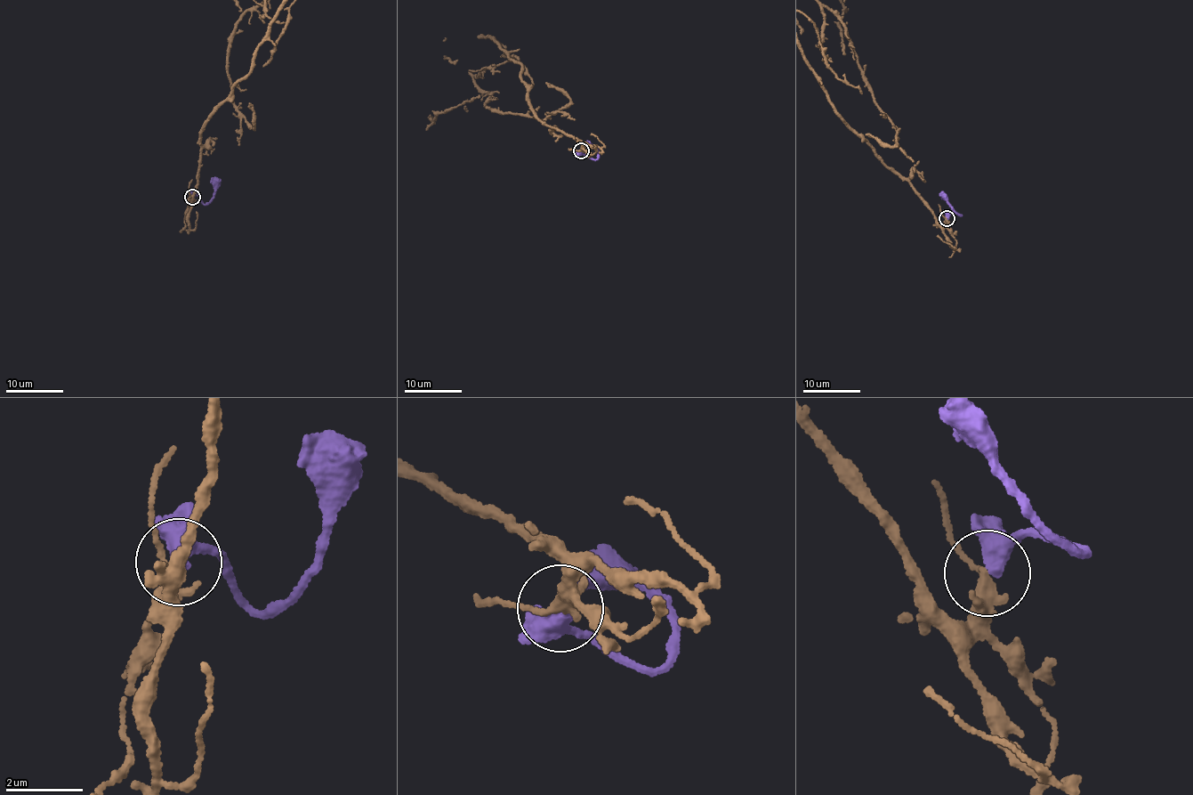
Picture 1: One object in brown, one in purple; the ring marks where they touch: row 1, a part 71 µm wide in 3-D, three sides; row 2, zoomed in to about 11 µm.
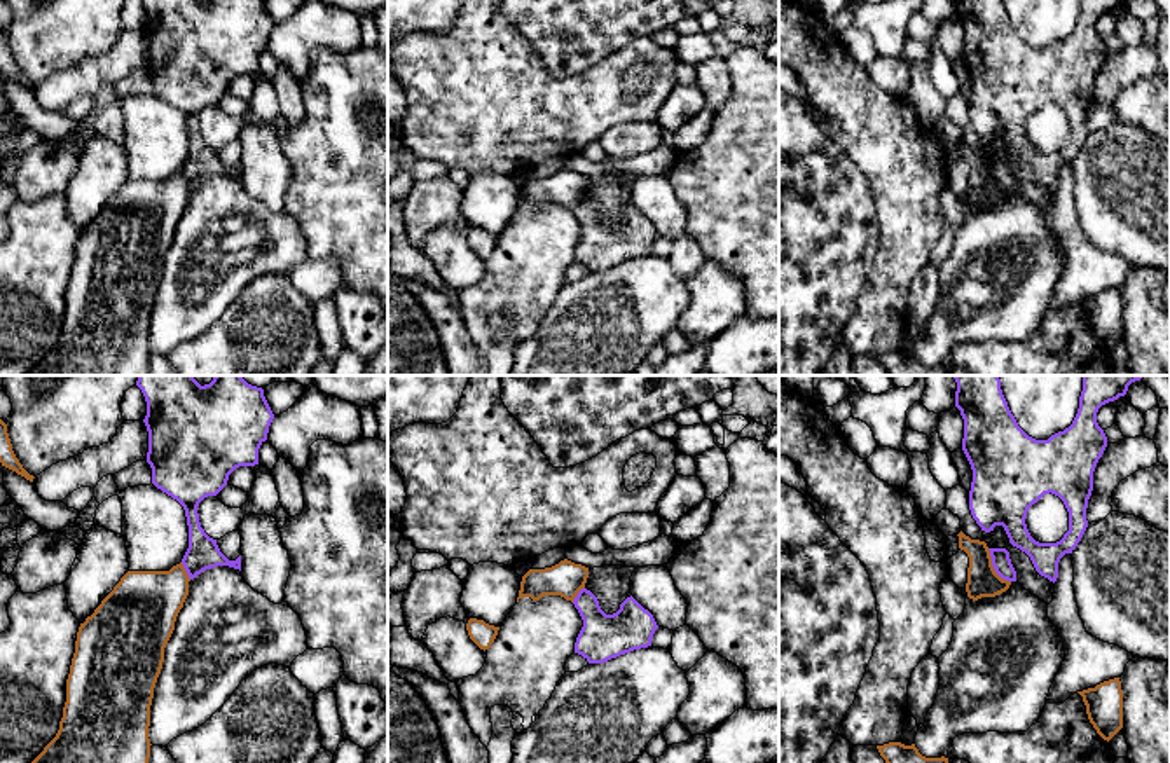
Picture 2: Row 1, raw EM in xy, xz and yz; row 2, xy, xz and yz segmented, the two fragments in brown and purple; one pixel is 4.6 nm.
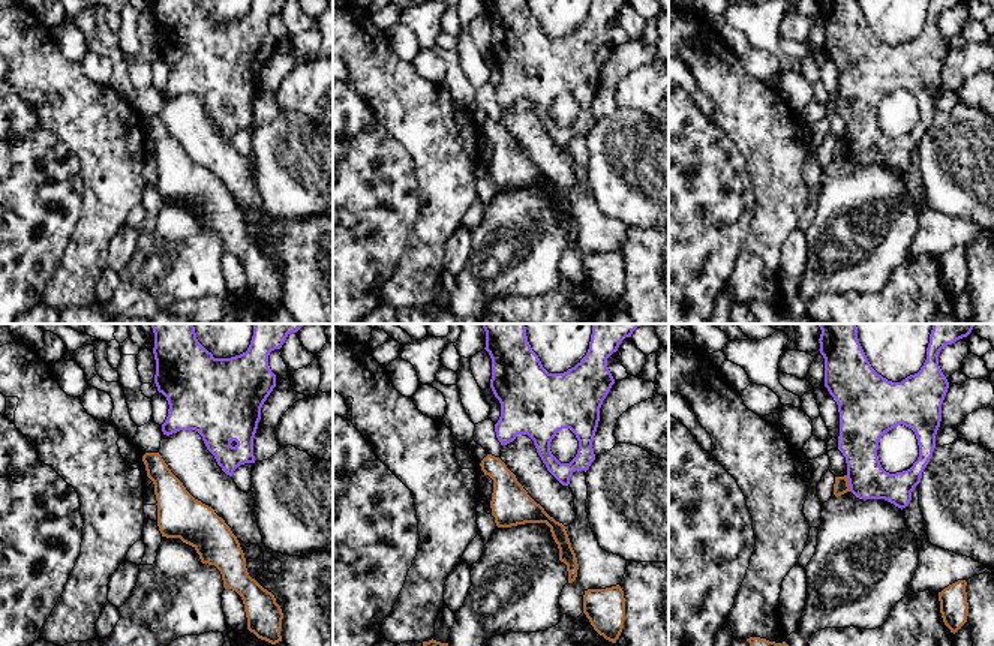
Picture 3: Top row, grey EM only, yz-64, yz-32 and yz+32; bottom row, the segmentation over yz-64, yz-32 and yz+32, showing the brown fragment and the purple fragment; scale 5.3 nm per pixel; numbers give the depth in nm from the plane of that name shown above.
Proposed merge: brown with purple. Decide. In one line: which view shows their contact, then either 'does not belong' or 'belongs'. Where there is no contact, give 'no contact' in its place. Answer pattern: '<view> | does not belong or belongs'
yz | does not belong

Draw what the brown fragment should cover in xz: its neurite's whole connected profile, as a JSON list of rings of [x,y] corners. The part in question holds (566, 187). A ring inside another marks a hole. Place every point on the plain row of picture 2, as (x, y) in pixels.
[[[568,168],[552,176],[529,178],[522,185],[517,211],[522,206],[540,210],[543,204],[561,204],[573,211],[578,201],[585,197],[587,187],[588,176]]]

